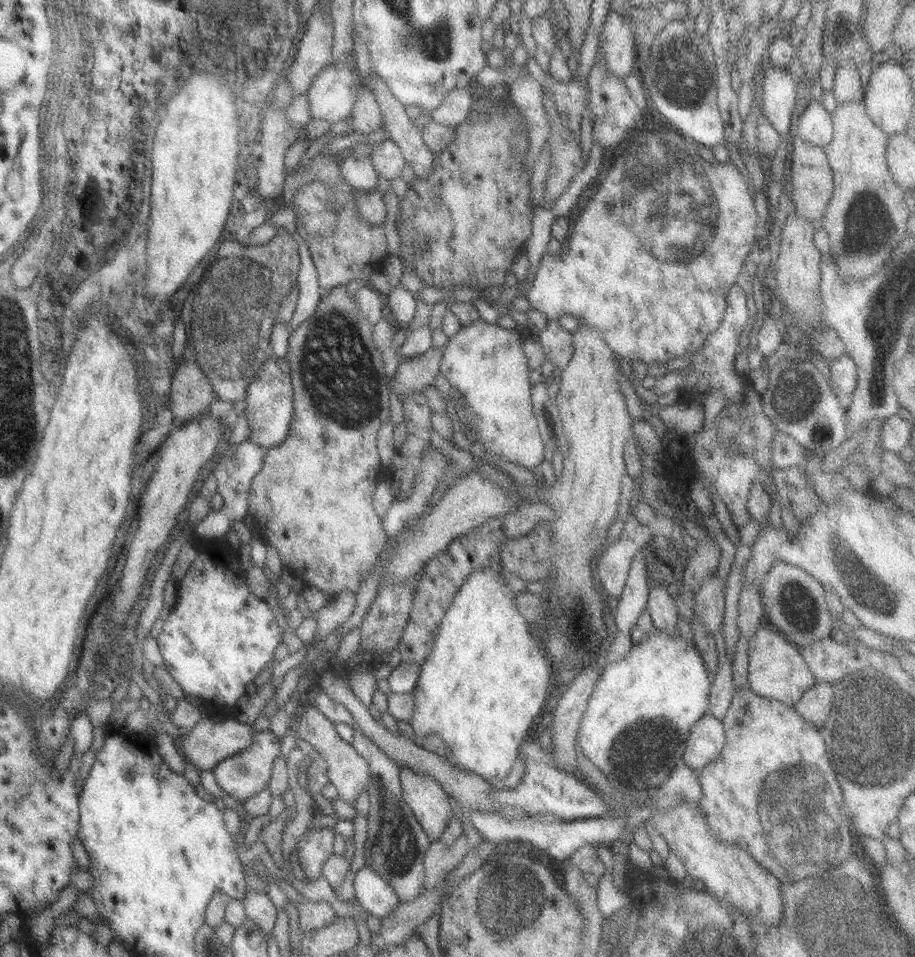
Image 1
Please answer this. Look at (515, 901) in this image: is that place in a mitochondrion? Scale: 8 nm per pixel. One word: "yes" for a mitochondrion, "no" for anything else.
yes

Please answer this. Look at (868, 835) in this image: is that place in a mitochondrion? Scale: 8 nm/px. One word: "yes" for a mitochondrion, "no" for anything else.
no

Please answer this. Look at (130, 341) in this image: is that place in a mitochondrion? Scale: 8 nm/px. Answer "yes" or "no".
no

